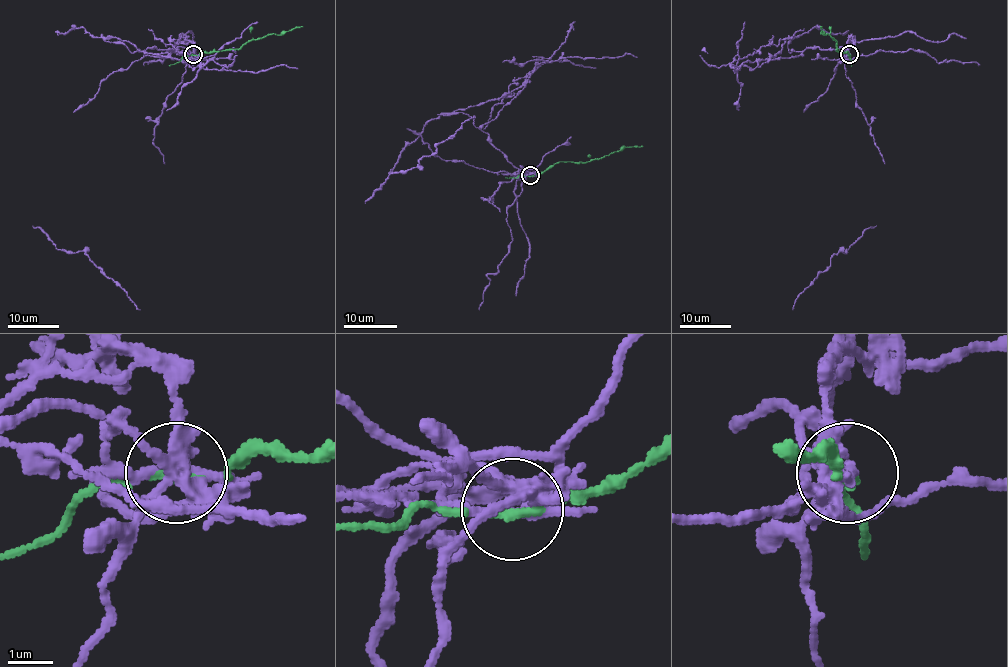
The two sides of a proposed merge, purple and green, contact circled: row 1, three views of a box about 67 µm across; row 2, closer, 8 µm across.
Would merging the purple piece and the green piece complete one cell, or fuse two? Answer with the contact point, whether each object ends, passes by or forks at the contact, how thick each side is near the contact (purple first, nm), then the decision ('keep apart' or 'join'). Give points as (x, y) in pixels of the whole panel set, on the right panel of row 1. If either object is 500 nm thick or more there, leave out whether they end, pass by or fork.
(849, 54) | purple forks | green passes by | 280/140 nm | keep apart

